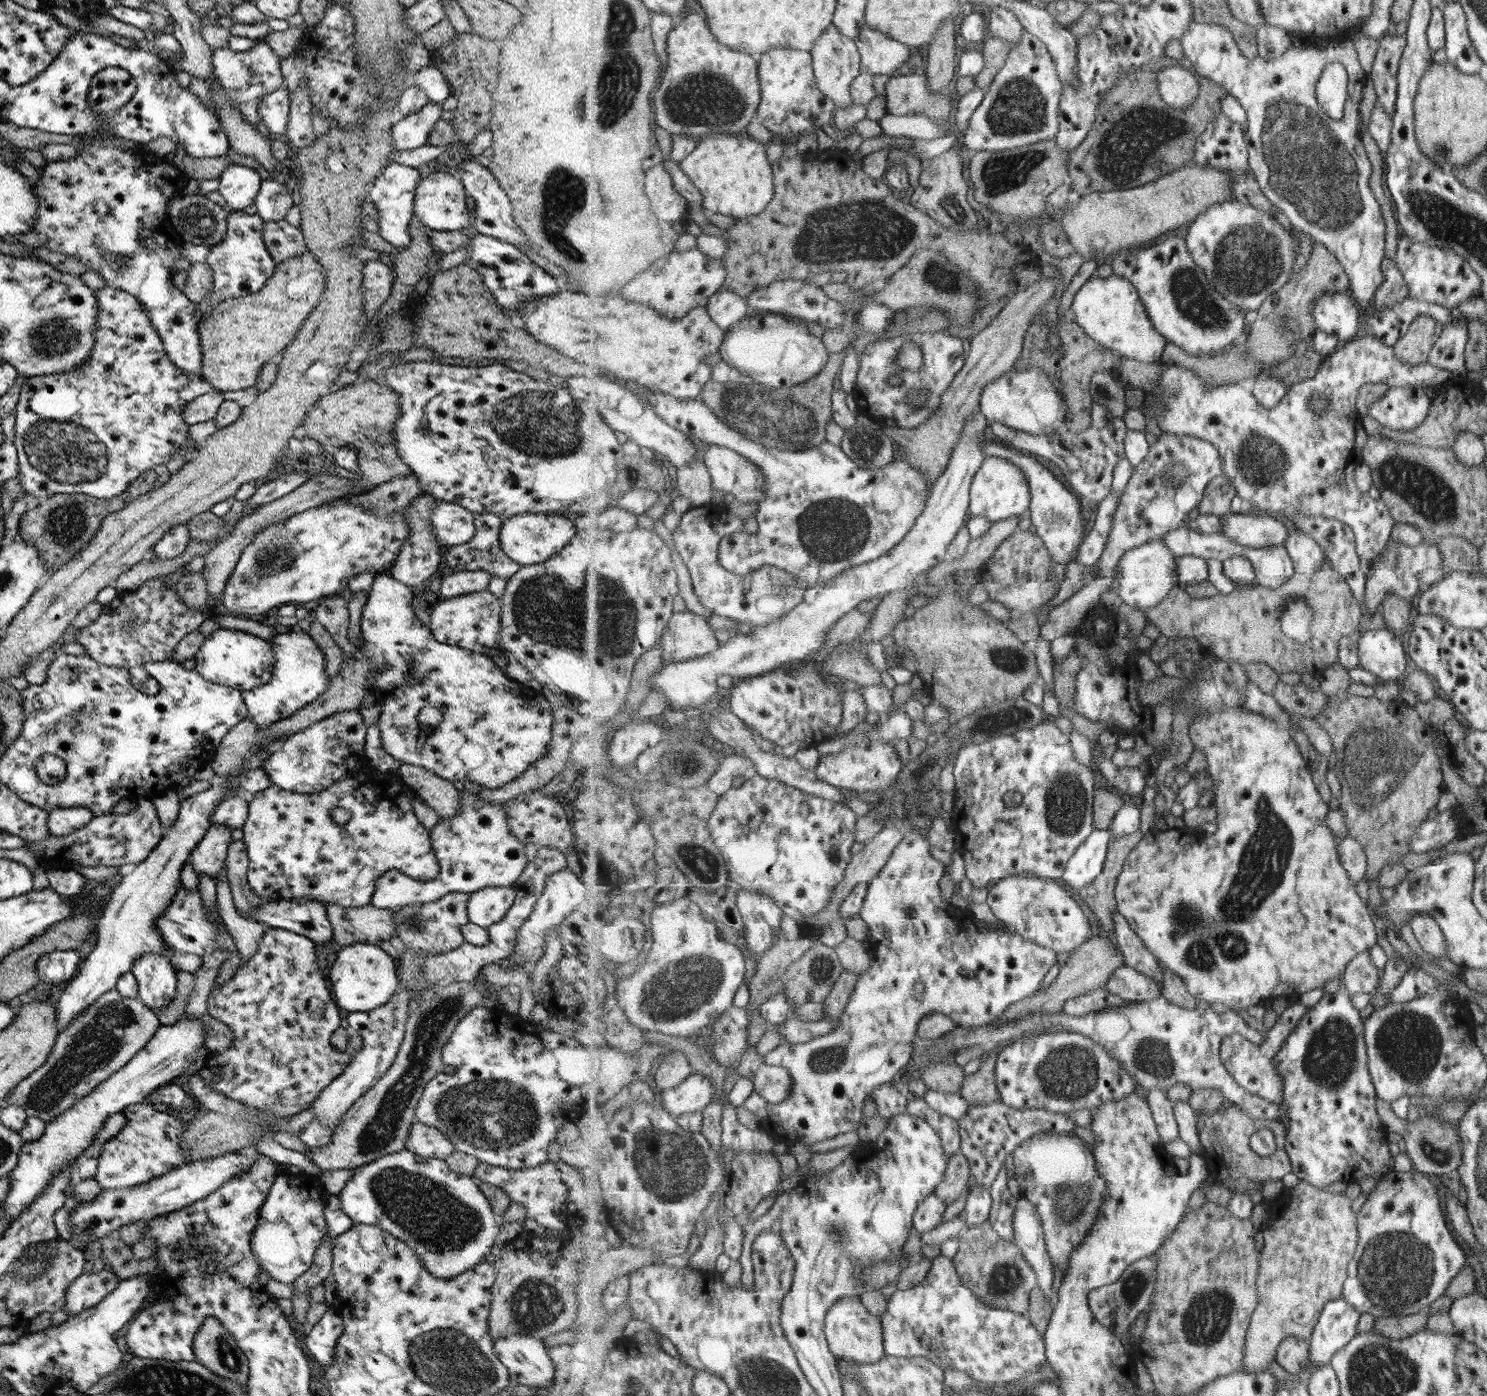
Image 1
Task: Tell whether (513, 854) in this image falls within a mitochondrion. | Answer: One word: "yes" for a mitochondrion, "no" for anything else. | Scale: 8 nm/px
no

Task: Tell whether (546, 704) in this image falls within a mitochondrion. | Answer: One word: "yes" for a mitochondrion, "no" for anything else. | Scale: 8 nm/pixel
no

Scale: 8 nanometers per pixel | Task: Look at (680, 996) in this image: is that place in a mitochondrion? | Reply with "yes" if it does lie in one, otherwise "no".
yes

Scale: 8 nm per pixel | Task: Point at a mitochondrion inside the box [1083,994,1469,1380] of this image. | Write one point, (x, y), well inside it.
(1396, 1270)

